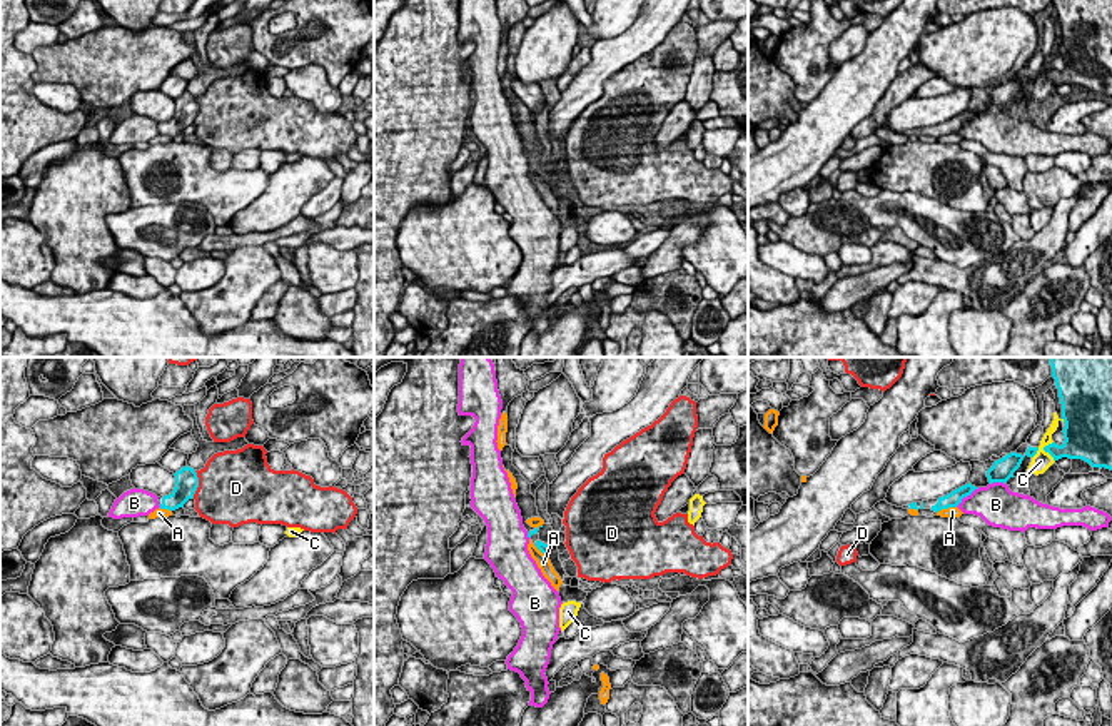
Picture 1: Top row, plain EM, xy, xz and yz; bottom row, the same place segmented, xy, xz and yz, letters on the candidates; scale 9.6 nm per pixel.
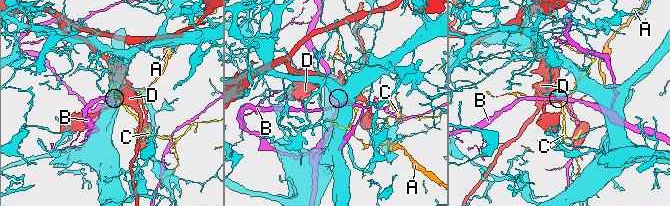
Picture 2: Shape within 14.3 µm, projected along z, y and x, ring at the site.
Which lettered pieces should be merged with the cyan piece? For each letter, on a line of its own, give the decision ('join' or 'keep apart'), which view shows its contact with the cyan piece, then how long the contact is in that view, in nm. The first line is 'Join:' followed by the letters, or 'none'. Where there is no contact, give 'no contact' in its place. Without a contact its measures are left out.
Join: none
A: keep apart; contact in yz; length 200 nm
B: keep apart; contact in yz; length 300 nm
C: keep apart; contact in yz; length 200 nm
D: keep apart; contact in xy; length 260 nm

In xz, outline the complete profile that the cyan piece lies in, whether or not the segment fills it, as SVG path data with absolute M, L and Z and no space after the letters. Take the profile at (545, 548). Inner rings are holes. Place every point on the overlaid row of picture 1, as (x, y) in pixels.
M504 446L501 451L503 466L506 471L513 474L516 479L518 489L516 489L516 504L521 511L523 526L528 531L528 537L533 541L533 544L546 556L549 557L549 552L553 549L553 544L544 544L539 541L539 527L531 527L526 521L531 517L539 517L538 507L536 507L536 497L531 494L531 484L521 476L521 472L513 466L513 447Z

